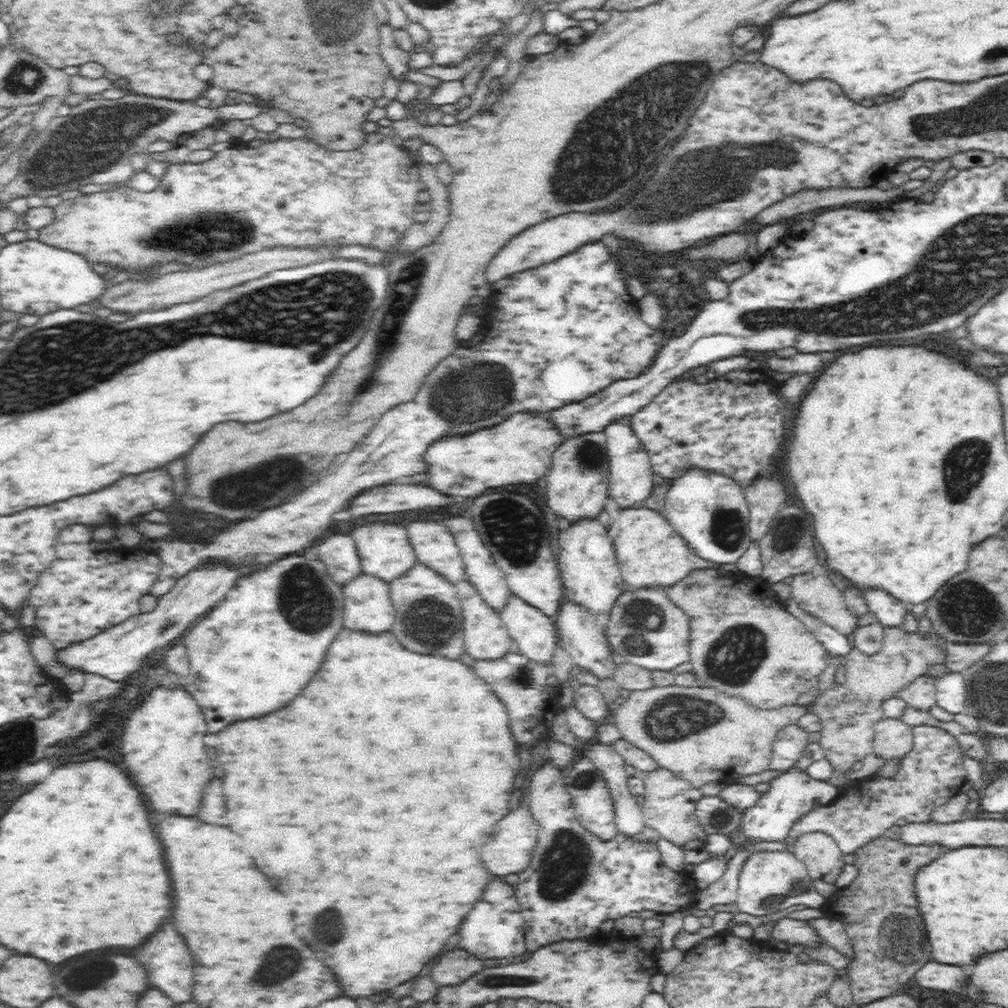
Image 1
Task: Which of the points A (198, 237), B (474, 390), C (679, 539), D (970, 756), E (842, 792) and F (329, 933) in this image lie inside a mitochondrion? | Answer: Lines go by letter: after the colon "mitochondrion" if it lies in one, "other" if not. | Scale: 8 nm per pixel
A: mitochondrion
B: mitochondrion
C: other
D: other
E: other
F: mitochondrion

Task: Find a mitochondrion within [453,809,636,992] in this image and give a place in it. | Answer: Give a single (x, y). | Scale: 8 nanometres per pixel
(565, 863)

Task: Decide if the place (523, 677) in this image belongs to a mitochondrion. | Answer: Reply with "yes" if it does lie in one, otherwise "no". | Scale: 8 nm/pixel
yes

